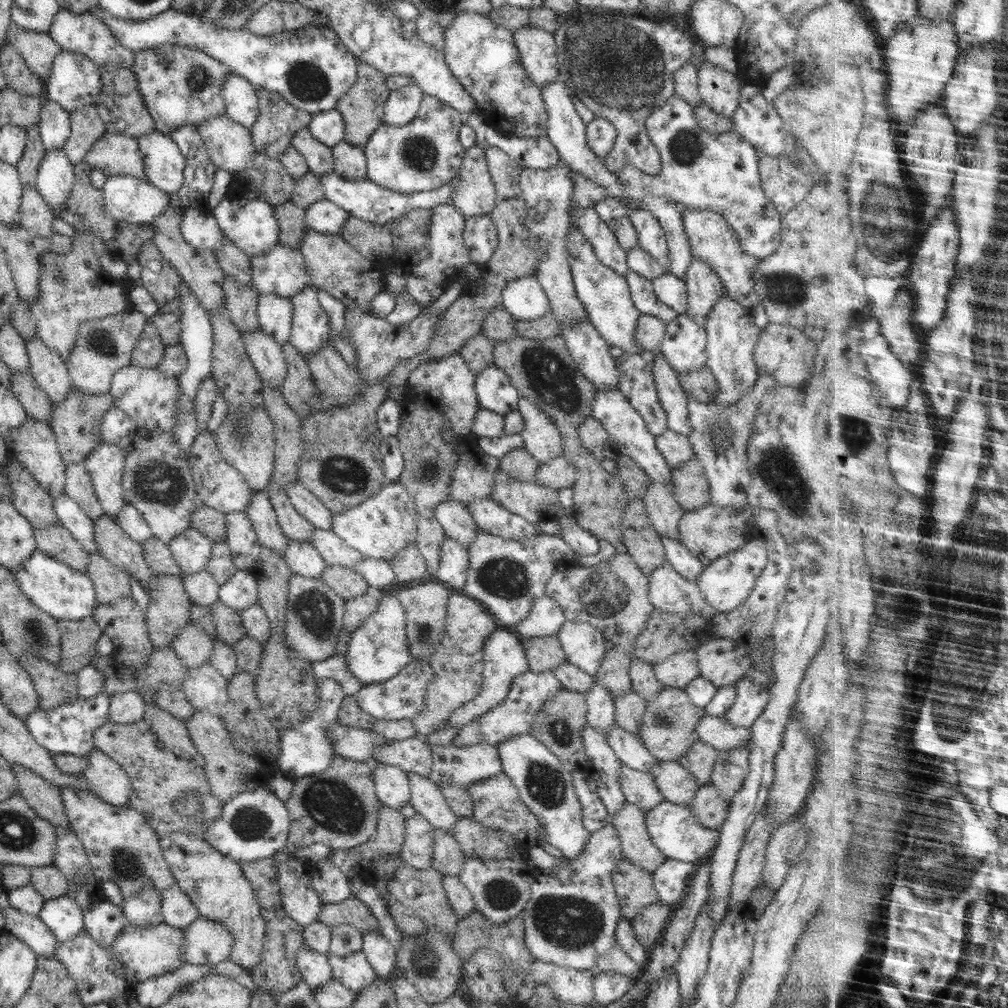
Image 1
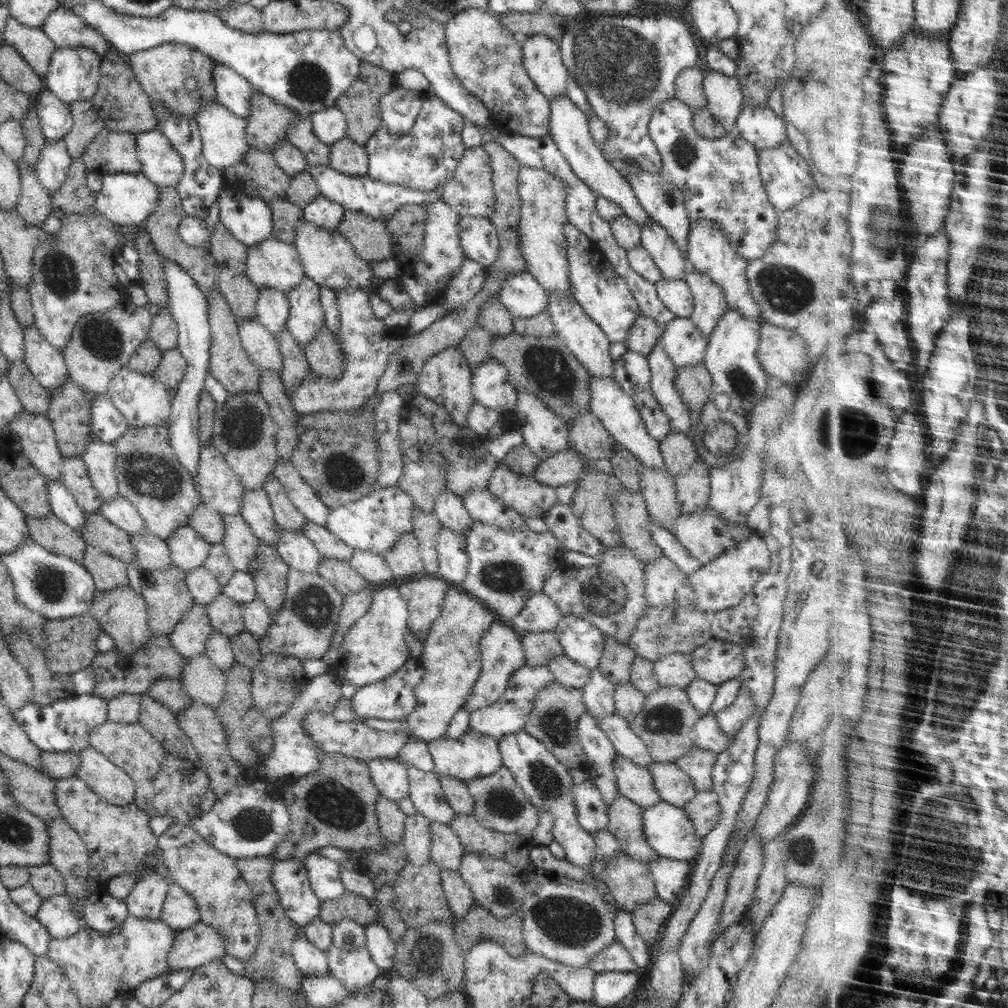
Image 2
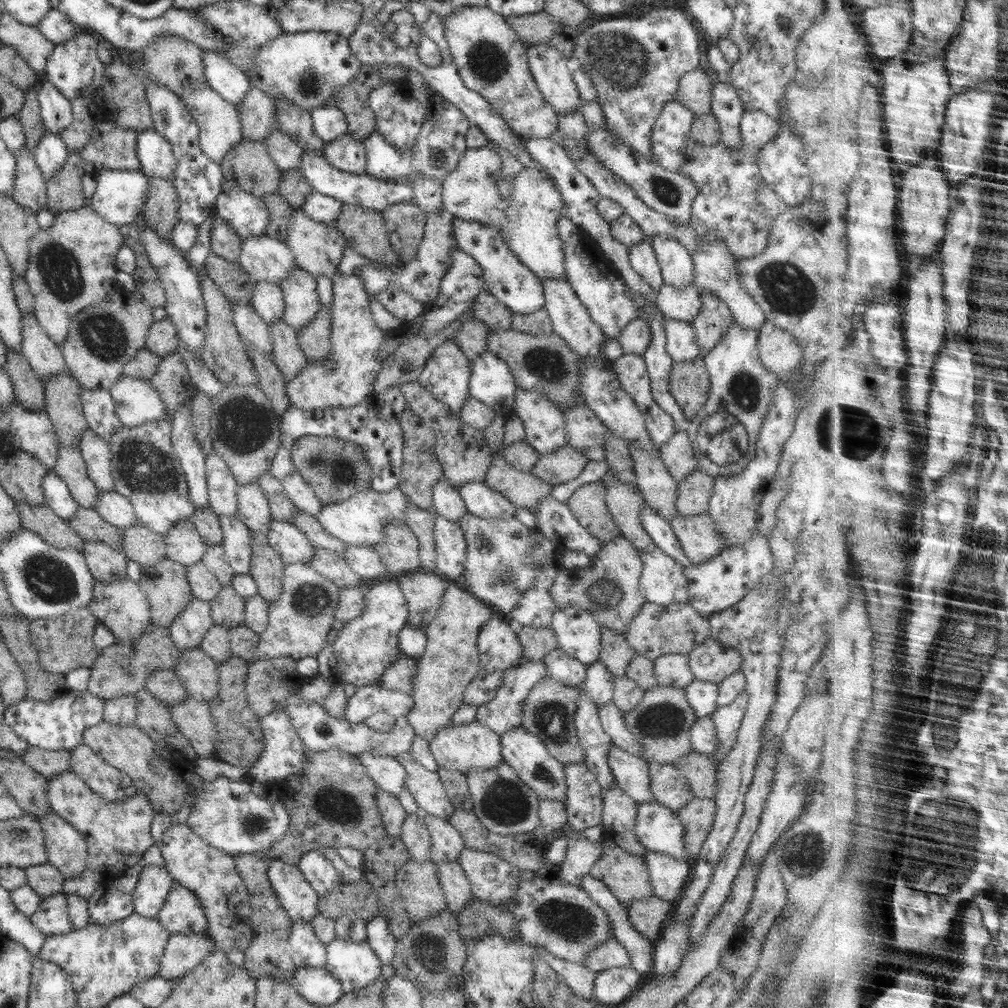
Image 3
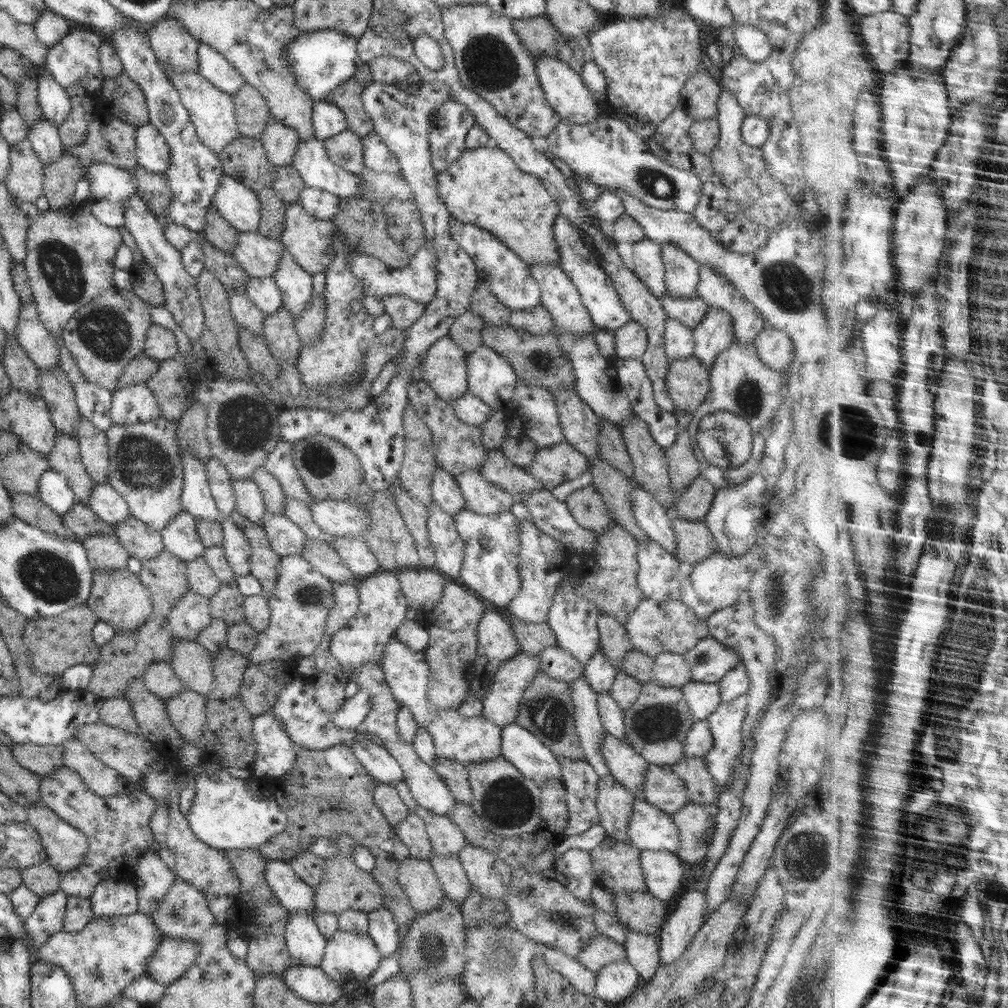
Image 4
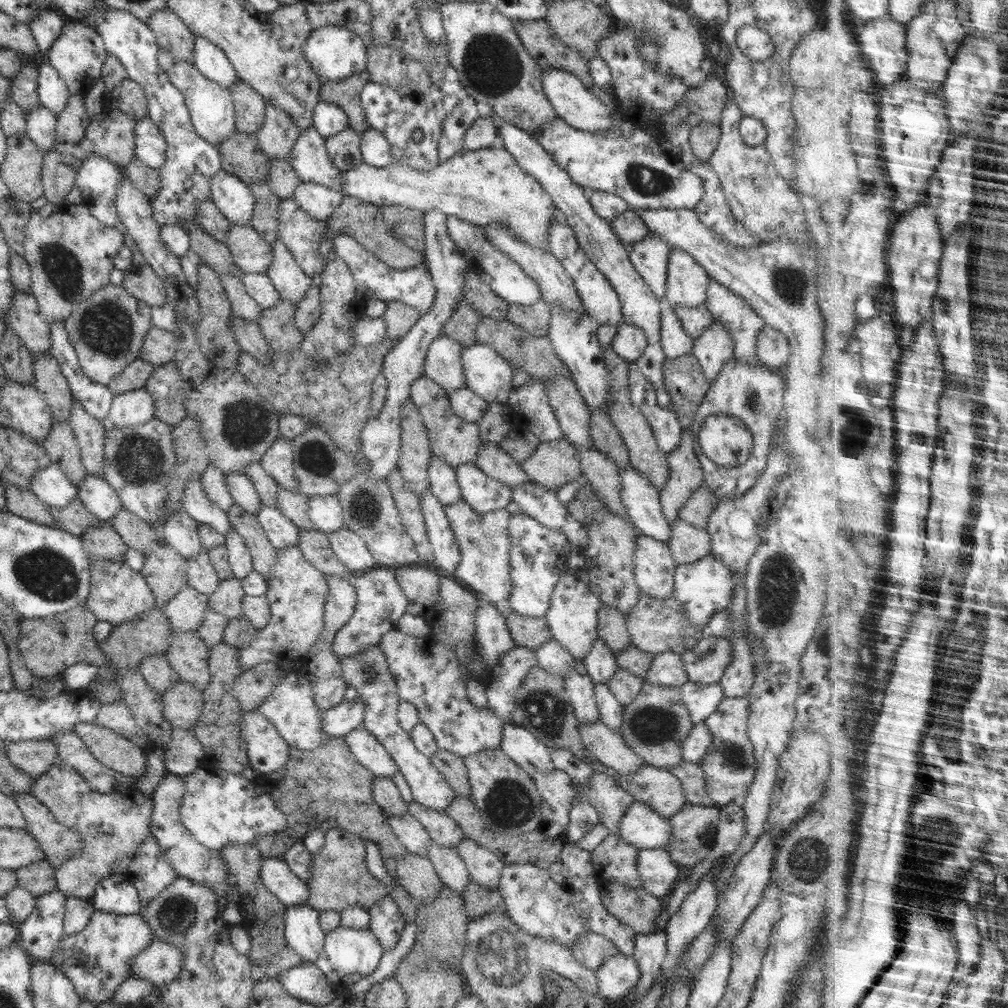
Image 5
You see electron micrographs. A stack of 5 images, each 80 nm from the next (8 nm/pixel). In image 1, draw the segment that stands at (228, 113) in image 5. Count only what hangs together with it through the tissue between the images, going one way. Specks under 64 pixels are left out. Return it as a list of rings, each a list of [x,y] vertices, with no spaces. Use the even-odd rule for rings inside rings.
[[[226,113],[217,114],[197,126],[200,136],[206,145],[209,157],[218,167],[227,170],[231,174],[240,175],[254,160],[257,150],[252,144],[250,129],[232,120]]]

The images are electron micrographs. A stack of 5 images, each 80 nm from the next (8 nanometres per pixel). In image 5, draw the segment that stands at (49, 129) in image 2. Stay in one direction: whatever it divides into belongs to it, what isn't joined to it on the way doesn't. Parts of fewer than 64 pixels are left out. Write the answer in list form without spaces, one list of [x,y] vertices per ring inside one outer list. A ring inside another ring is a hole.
[[[43,55],[39,61],[37,78],[39,104],[57,117],[68,104],[71,94],[66,88],[66,83],[59,77],[58,71],[49,64],[48,58]]]

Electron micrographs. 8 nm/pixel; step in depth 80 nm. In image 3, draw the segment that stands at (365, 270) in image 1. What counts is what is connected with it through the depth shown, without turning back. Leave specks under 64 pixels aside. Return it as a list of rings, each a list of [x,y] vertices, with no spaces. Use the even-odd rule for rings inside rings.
[[[302,208],[292,210],[292,223],[288,227],[285,244],[293,255],[296,266],[312,277],[325,276],[334,279],[339,274],[338,265],[342,260],[342,251],[346,243],[334,224],[326,225],[310,219]]]

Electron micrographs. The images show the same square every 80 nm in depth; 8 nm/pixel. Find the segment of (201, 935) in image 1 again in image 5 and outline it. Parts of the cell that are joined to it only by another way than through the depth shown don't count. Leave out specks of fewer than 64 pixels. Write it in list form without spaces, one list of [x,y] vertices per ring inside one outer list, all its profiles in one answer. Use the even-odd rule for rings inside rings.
[[[153,937],[151,944],[132,961],[131,976],[155,986],[172,982],[182,970],[181,948]]]

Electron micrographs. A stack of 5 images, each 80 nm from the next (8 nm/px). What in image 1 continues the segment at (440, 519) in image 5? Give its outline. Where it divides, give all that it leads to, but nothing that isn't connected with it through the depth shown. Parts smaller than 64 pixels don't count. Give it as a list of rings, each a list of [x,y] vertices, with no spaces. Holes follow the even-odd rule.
[[[446,536],[440,556],[439,569],[432,578],[456,592],[461,592],[466,584],[469,569],[467,547]]]

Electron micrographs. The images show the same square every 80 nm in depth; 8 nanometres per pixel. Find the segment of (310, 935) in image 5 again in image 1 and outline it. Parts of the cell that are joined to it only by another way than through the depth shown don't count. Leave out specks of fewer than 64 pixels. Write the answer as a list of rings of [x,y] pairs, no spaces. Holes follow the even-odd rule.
[[[301,946],[296,954],[296,962],[301,974],[301,980],[311,989],[326,984],[333,979],[327,954],[310,950],[306,946]]]

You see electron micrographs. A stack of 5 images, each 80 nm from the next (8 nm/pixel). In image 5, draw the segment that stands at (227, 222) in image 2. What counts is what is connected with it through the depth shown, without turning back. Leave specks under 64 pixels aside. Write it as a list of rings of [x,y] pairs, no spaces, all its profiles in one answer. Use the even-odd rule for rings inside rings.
[[[224,169],[216,172],[210,185],[210,201],[232,225],[250,227],[254,198],[249,185]]]

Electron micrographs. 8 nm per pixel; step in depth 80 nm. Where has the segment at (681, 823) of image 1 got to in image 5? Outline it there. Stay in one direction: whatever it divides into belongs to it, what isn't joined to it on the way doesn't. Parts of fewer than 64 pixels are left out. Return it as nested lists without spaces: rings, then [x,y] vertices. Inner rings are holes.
[[[633,800],[620,821],[619,836],[637,849],[664,849],[671,839],[672,828],[667,818],[650,809]]]

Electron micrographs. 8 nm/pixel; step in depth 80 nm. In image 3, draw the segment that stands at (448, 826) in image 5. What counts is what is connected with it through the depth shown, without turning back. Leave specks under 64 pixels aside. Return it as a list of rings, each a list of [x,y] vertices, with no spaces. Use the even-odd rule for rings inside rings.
[[[421,812],[420,817],[424,820],[432,840],[430,860],[435,864],[457,861],[464,850],[465,842],[451,822],[426,812]]]

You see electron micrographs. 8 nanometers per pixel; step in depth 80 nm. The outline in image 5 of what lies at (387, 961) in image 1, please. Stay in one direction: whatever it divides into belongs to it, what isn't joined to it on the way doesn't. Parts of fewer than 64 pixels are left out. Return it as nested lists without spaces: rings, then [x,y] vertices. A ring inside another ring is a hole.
[[[388,894],[371,906],[368,912],[369,929],[385,951],[392,950],[406,925],[396,901]]]

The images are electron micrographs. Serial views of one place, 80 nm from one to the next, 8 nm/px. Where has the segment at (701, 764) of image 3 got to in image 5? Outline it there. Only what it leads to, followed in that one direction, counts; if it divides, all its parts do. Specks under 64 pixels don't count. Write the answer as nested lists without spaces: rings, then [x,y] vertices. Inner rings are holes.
[[[682,762],[671,768],[673,775],[681,782],[684,798],[688,803],[712,807],[713,800],[706,792],[706,777],[700,763]]]

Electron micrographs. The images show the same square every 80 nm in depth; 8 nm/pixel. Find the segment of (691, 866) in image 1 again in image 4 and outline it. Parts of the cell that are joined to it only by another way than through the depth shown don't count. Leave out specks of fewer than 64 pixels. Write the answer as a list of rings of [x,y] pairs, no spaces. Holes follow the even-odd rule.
[[[641,851],[641,867],[645,876],[647,892],[667,903],[683,889],[682,861],[668,851]]]

